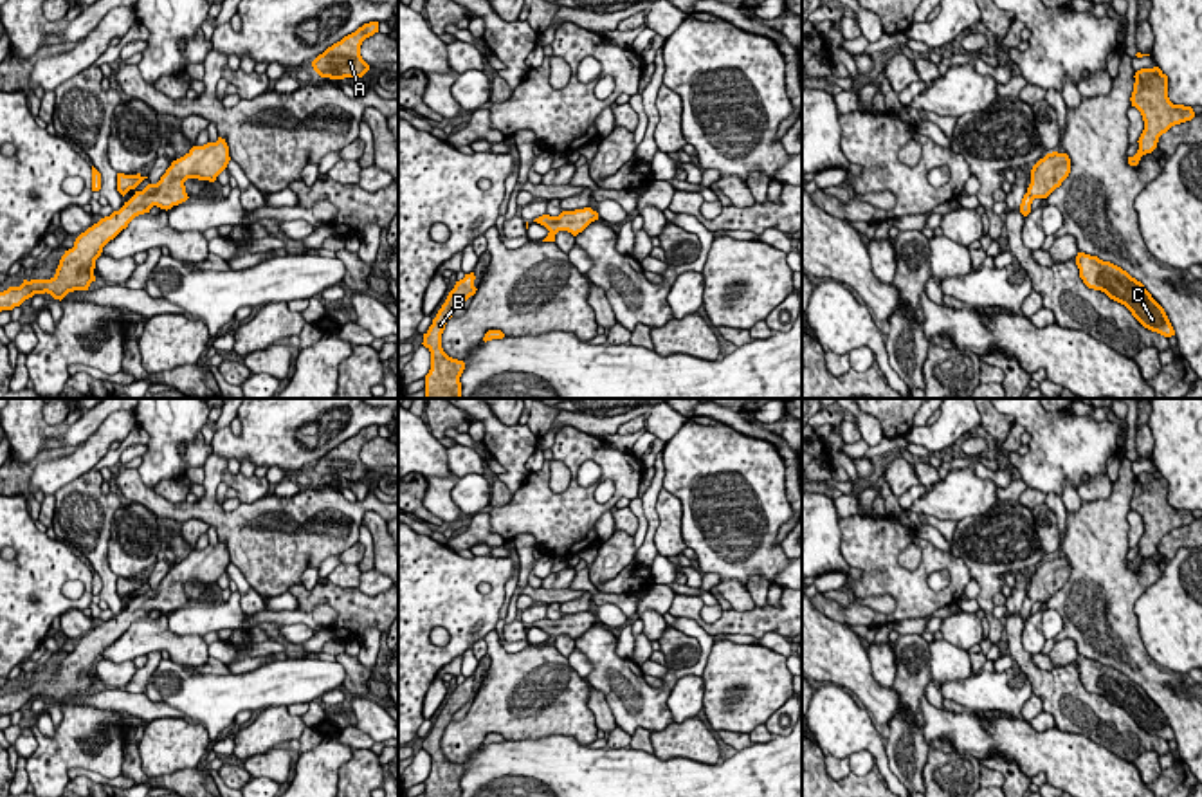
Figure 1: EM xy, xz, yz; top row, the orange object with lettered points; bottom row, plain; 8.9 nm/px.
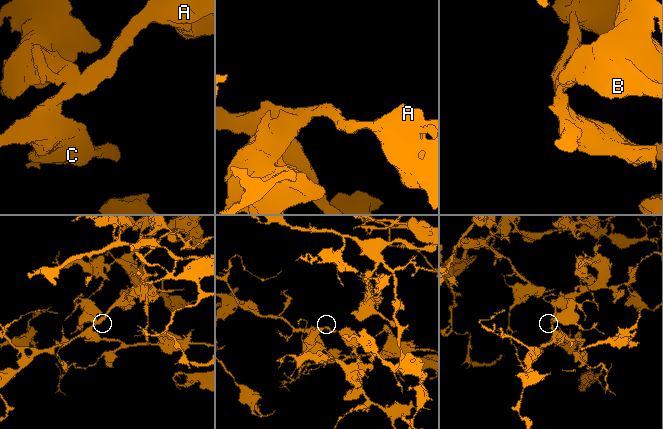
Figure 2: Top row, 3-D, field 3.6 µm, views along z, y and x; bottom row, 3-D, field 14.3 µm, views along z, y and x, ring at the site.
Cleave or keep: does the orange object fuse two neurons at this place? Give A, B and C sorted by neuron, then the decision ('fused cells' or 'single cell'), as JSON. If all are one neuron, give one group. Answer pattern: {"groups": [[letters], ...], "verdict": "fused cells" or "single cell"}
{"groups": [["A", "B", "C"]], "verdict": "single cell"}

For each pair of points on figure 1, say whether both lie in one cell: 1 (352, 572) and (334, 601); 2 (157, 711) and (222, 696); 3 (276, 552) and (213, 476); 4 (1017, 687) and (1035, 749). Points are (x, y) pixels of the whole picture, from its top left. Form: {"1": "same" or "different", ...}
{"1": "different", "2": "different", "3": "same", "4": "different"}

